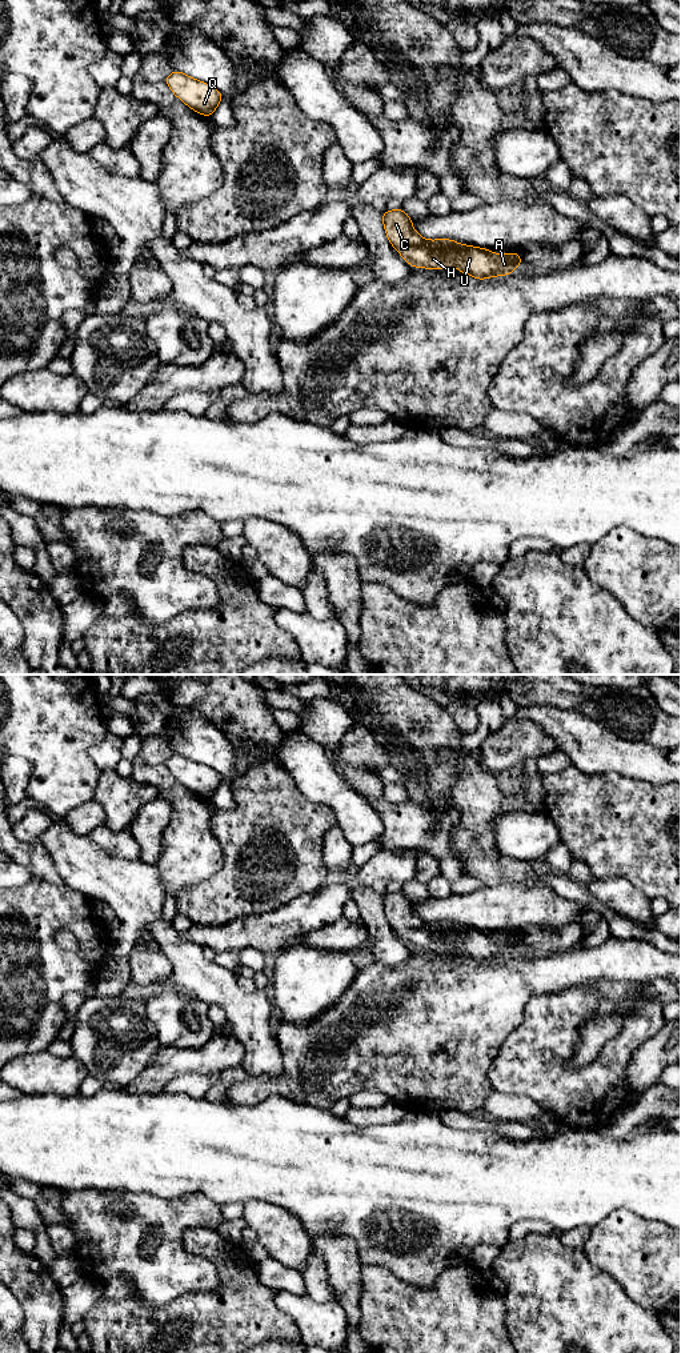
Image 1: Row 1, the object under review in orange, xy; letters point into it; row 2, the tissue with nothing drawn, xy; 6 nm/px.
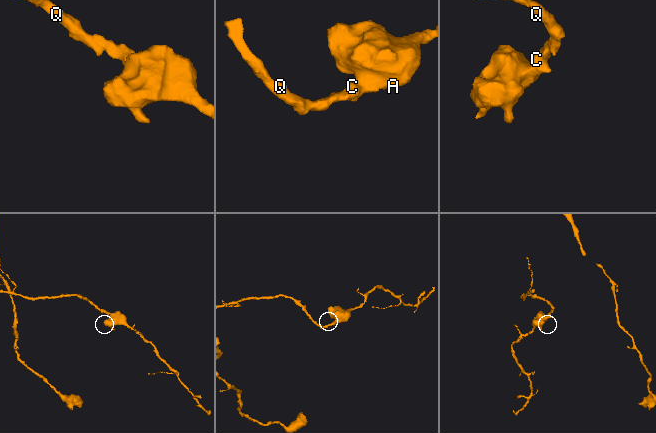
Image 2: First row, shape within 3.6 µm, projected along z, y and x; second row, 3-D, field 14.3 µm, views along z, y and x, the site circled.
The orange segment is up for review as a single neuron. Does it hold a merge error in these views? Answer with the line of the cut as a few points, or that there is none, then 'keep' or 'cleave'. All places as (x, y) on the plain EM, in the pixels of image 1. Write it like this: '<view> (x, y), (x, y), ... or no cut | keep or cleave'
no cut | keep

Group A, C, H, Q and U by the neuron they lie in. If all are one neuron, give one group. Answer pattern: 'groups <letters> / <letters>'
groups A C H Q U

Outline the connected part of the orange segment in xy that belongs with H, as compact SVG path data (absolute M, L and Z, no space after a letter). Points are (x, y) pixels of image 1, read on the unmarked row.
M401 890L382 894L382 906L389 925L413 950L441 953L452 948L477 962L485 962L494 958L513 957L514 950L524 946L520 936L516 934L497 937L486 930L460 926L450 921L426 922L413 912L412 904L413 901Z

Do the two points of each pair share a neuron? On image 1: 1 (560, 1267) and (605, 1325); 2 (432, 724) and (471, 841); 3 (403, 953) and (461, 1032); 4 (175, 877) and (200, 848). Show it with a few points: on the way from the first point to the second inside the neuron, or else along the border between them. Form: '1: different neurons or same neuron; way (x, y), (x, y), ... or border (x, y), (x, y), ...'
1: same neuron; way (565, 1281), (565, 1285), (591, 1311)
2: same neuron; way (460, 753), (471, 812)
3: different neurons; border (415, 951), (396, 965), (384, 965), (376, 960)
4: same neuron; way (177, 871), (193, 855)

